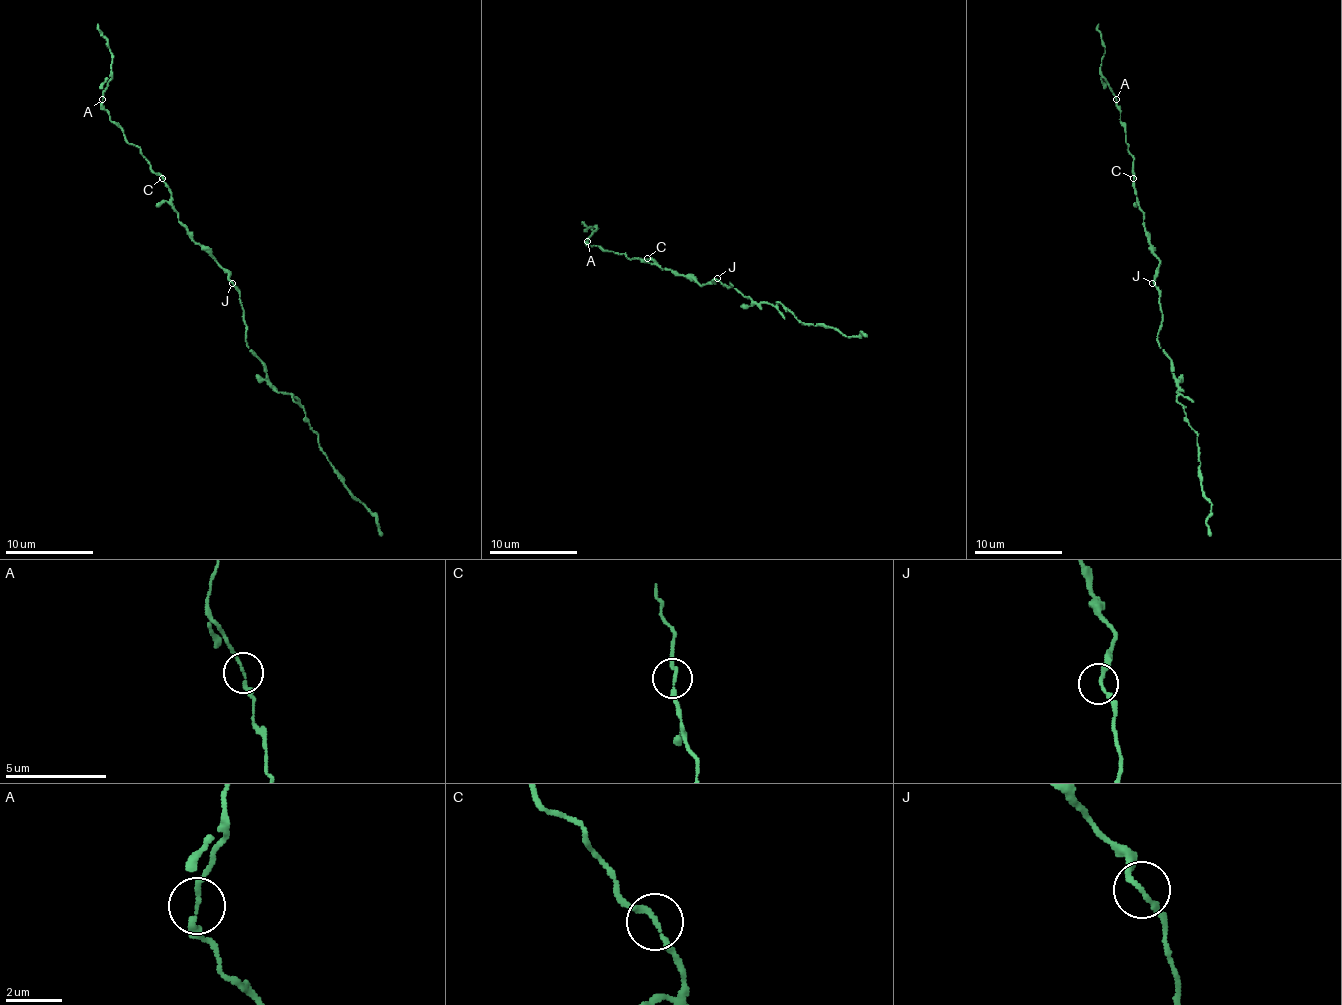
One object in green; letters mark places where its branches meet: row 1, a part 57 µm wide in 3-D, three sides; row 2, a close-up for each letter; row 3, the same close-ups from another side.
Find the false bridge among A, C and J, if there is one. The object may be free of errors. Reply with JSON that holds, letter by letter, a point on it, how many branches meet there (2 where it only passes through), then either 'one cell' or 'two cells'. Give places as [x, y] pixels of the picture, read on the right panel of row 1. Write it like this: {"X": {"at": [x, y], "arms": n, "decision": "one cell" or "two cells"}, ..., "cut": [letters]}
{"A": {"at": [1116, 99], "arms": 2, "decision": "one cell"}, "C": {"at": [1133, 178], "arms": 2, "decision": "one cell"}, "J": {"at": [1152, 283], "arms": 2, "decision": "one cell"}, "cut": []}

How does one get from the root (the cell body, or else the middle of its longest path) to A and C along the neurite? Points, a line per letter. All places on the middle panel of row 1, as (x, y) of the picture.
A: (715, 280), (697, 284), (691, 278), (662, 269), (653, 260), (603, 252), (588, 241)
C: (715, 280), (697, 284), (691, 278), (662, 269), (647, 258)

